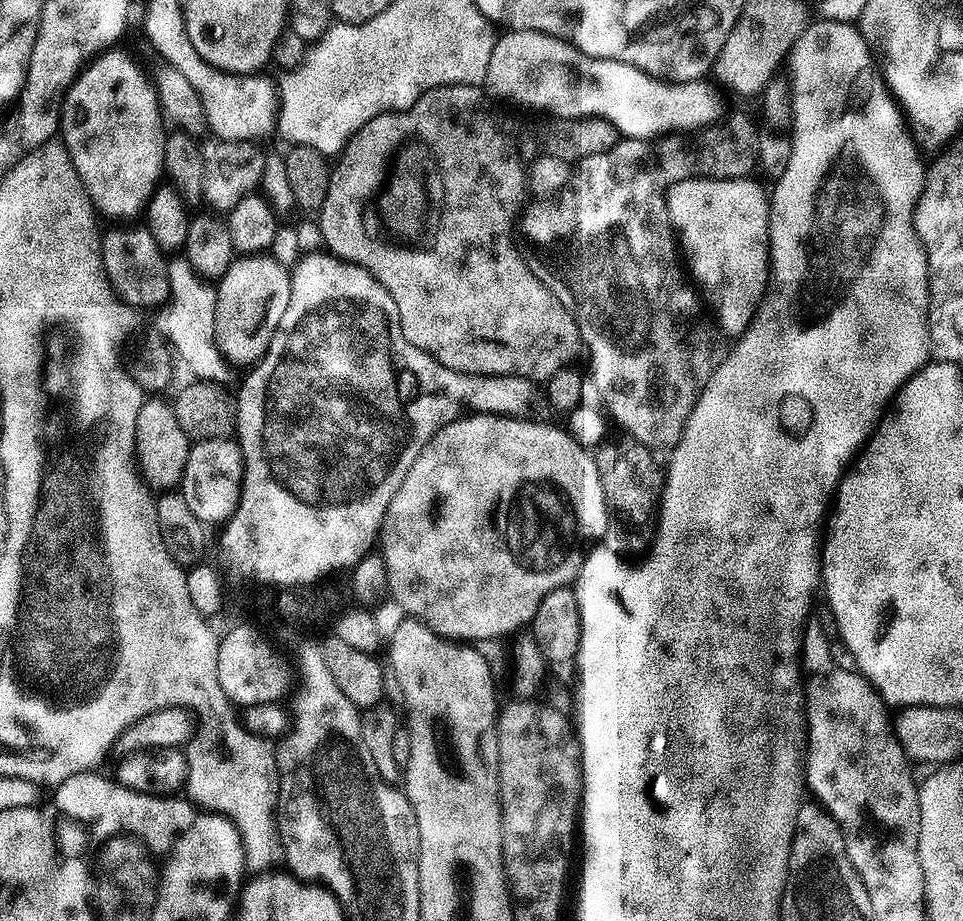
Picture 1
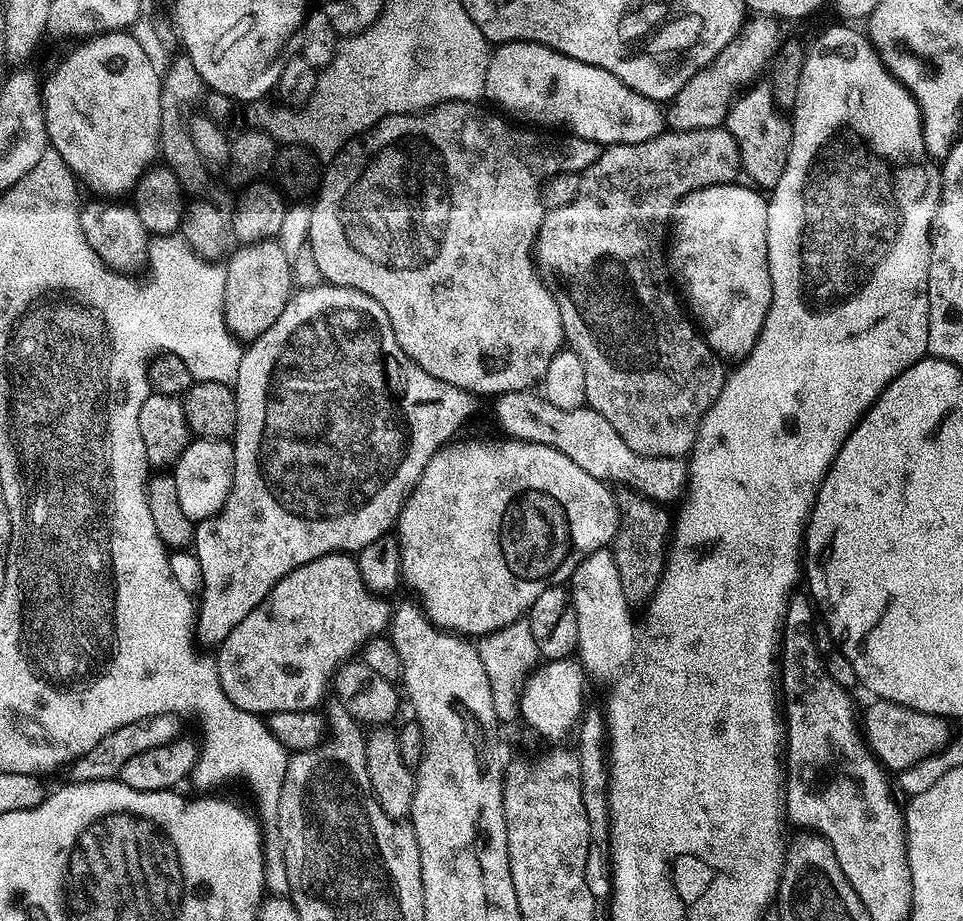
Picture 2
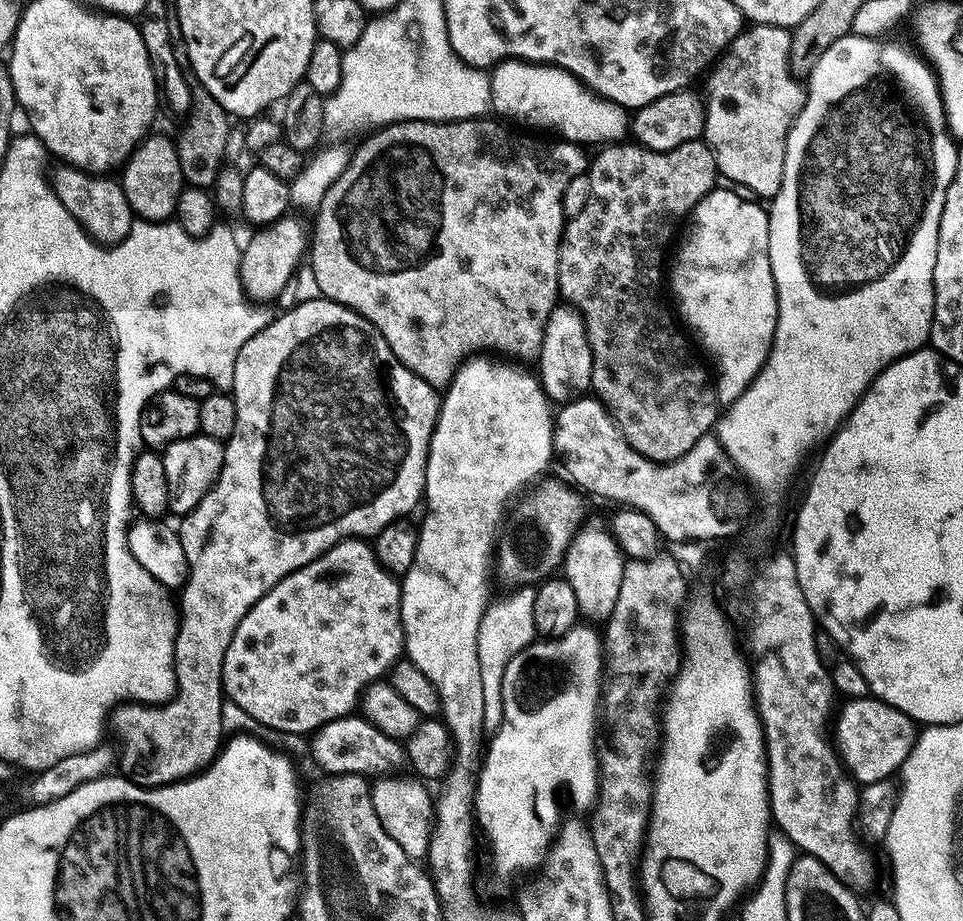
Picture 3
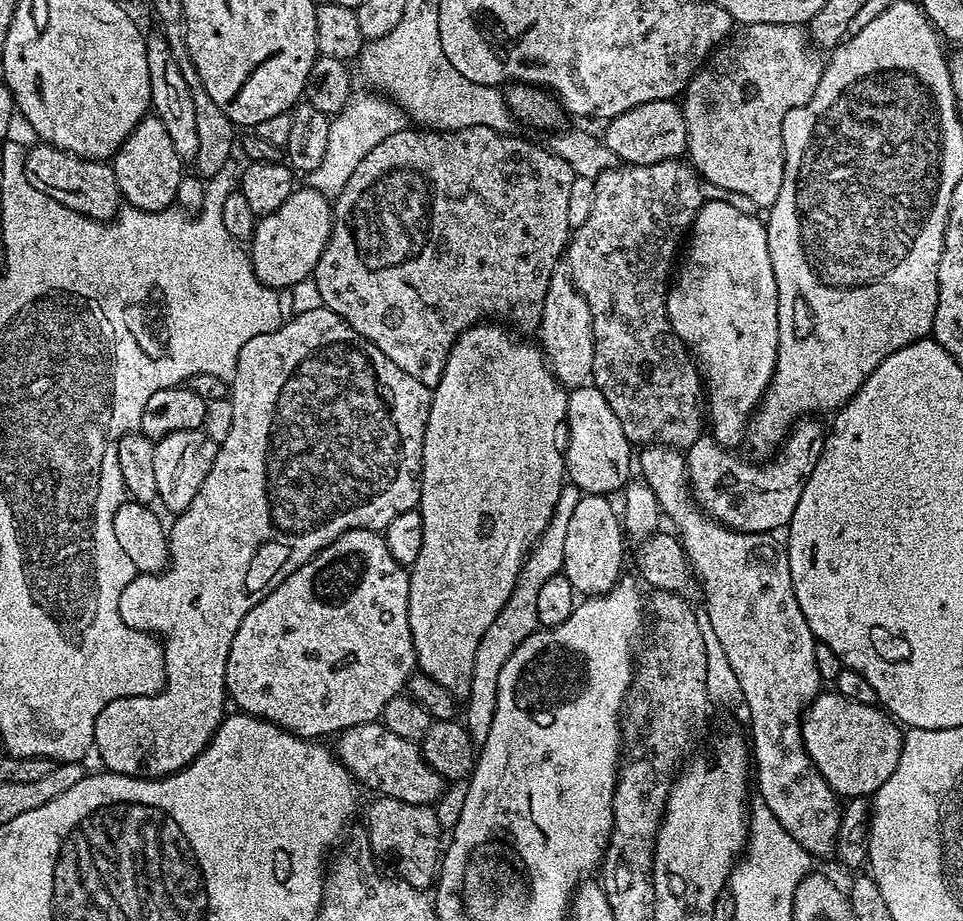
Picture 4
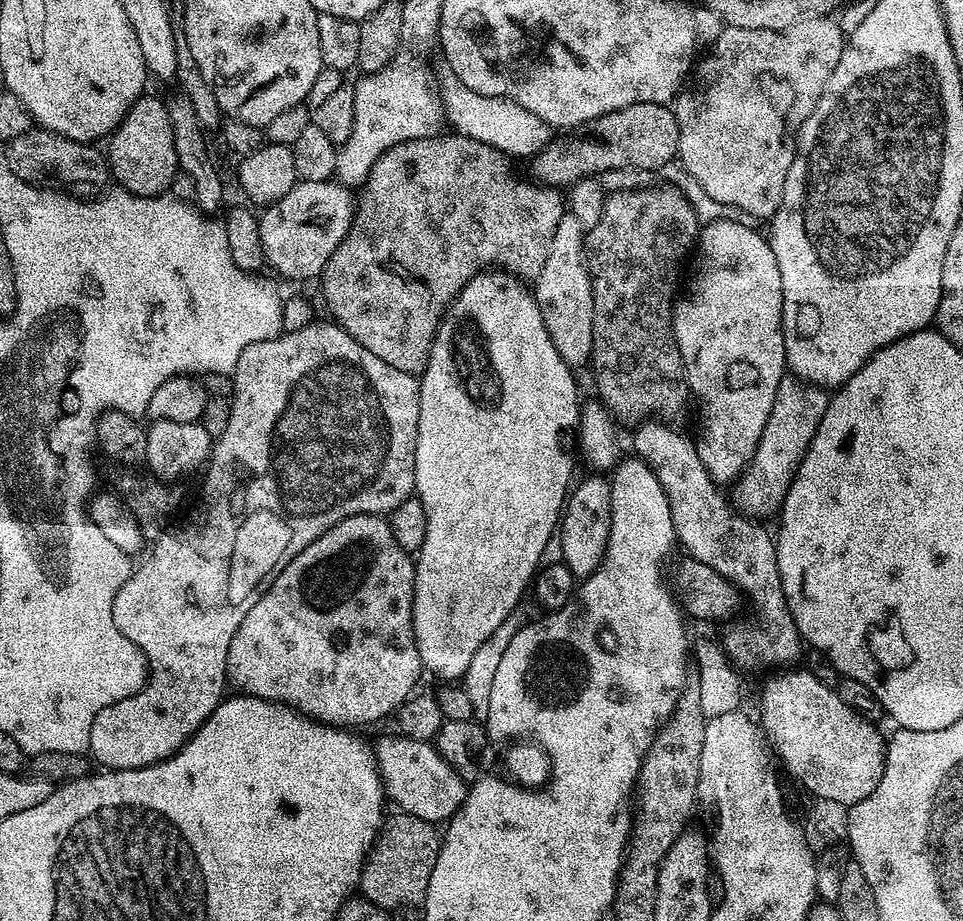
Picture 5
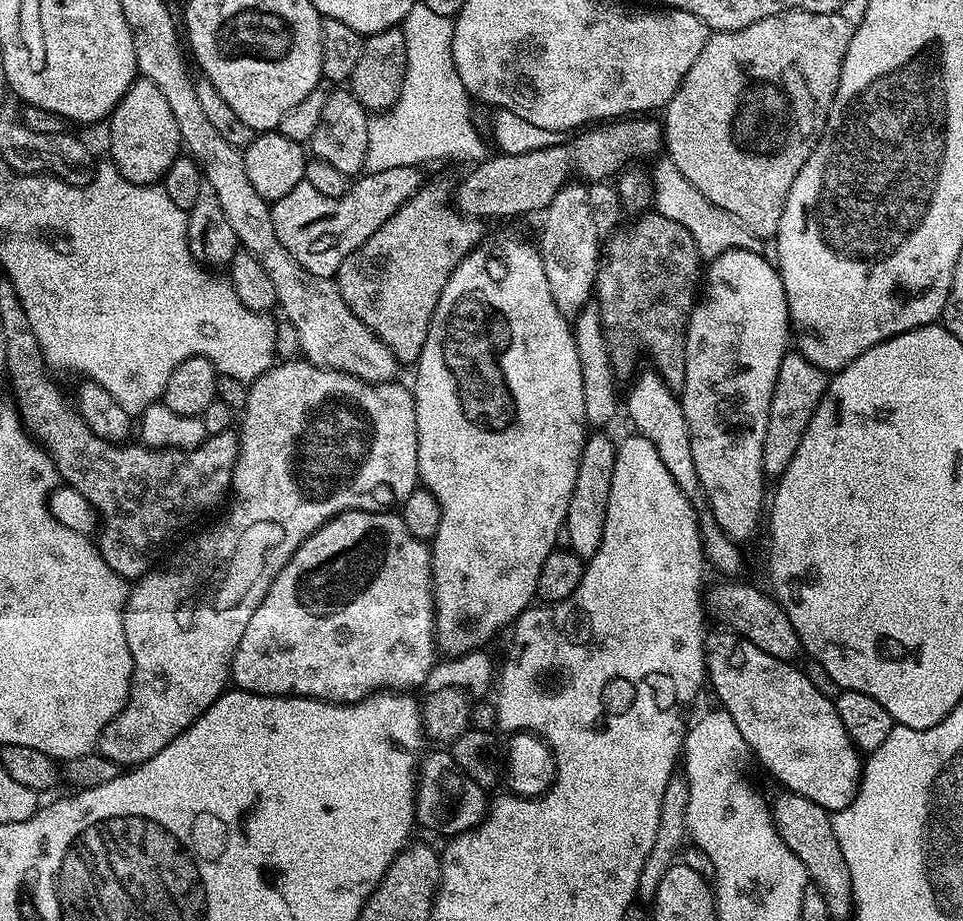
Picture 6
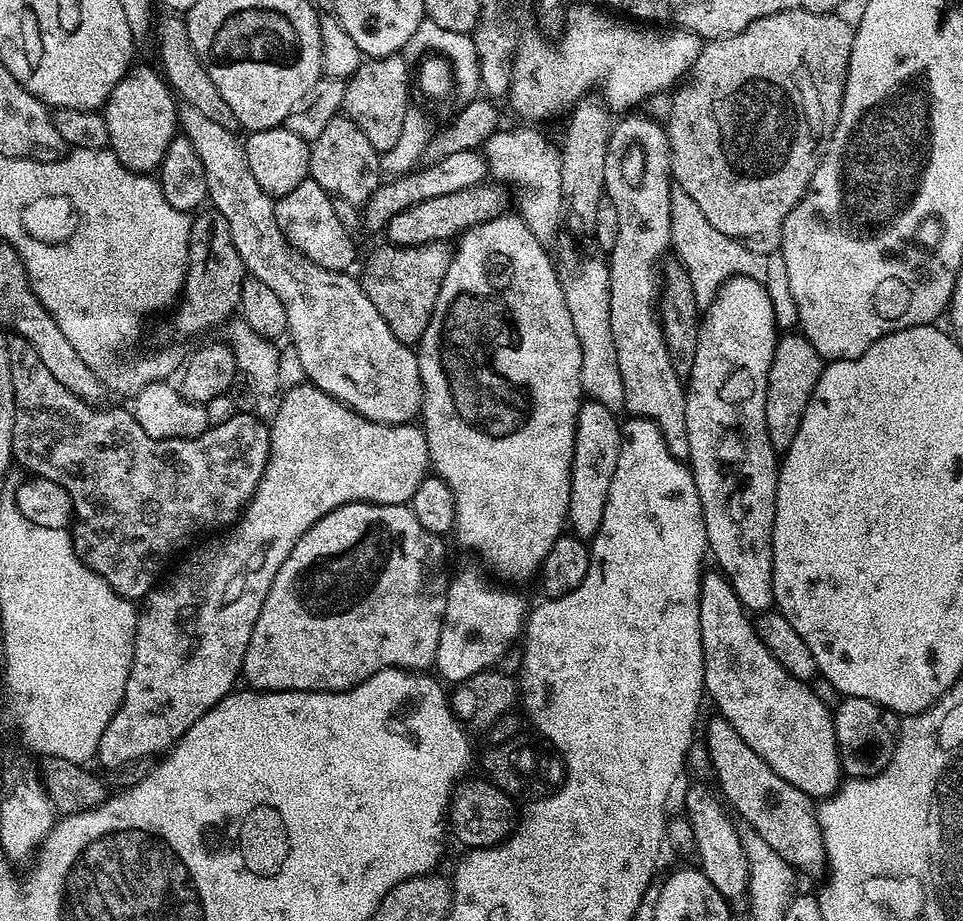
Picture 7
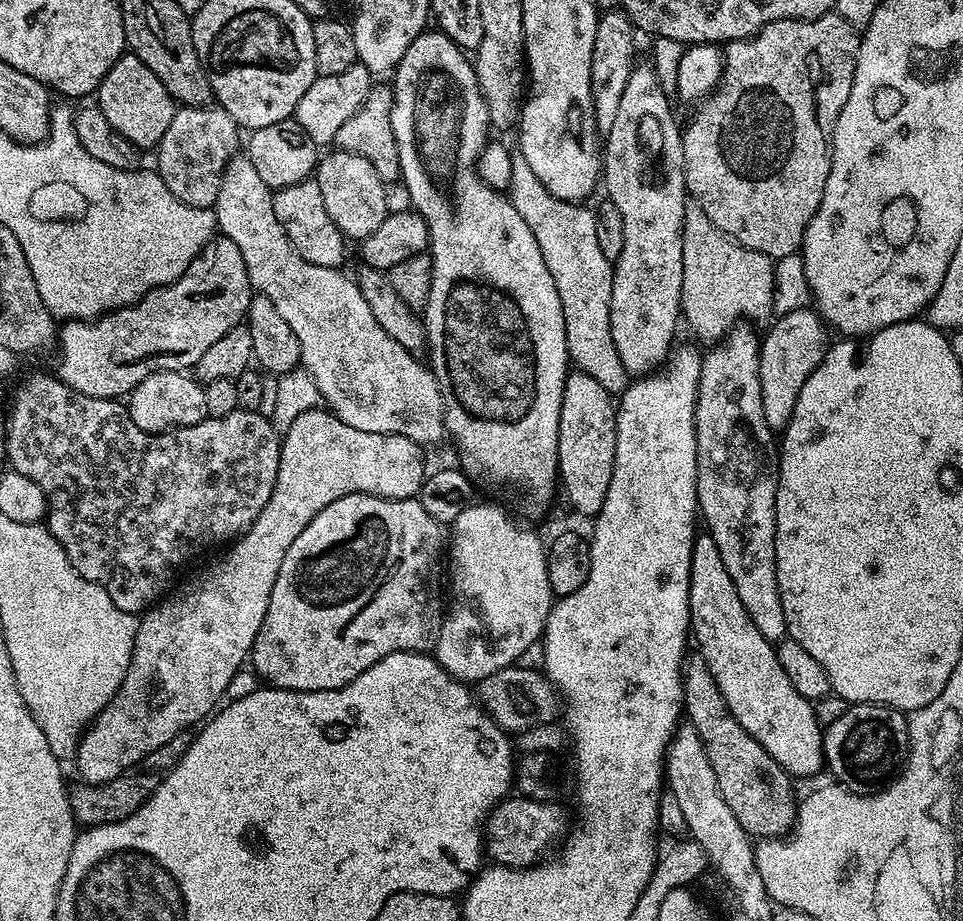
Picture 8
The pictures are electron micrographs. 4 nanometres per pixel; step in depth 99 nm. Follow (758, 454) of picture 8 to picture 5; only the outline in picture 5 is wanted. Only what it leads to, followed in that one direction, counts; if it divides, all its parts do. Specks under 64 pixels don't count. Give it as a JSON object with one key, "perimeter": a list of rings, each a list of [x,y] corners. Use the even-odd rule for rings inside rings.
{"perimeter":[[[717,218],[710,224],[712,236],[708,230],[701,231],[699,241],[708,242],[712,238],[712,244],[704,248],[704,260],[696,264],[696,273],[688,284],[688,293],[681,295],[675,301],[672,310],[672,329],[674,338],[678,342],[678,350],[684,359],[684,375],[688,378],[688,391],[700,403],[700,440],[695,441],[698,454],[717,485],[728,486],[739,477],[751,465],[752,455],[756,453],[756,443],[762,438],[762,430],[766,422],[774,414],[776,407],[776,391],[780,381],[786,375],[786,361],[784,359],[784,330],[782,327],[782,274],[778,274],[778,262],[774,258],[774,250],[767,239],[764,240],[752,228],[739,224],[736,220],[724,220]]]}

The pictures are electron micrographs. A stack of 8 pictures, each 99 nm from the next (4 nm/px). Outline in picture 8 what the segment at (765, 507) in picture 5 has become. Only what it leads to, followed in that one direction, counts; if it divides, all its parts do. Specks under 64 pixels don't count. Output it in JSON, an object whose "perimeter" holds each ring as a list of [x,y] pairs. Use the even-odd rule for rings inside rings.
{"perimeter":[[[804,307],[794,310],[793,313],[786,313],[784,316],[777,316],[767,325],[760,341],[760,381],[762,382],[762,414],[766,418],[766,426],[772,429],[773,433],[783,433],[784,428],[790,422],[794,414],[794,406],[802,394],[802,386],[806,386],[806,378],[814,374],[816,367],[824,361],[824,355],[827,354],[830,347],[828,335],[829,329],[823,320],[820,319],[820,313],[811,307]]]}

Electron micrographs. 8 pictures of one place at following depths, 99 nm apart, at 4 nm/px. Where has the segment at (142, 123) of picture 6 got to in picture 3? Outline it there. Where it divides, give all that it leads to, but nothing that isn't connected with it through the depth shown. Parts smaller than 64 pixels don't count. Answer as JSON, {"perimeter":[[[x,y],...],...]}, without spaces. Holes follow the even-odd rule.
{"perimeter":[[[149,134],[141,140],[128,161],[122,165],[122,183],[126,202],[130,202],[133,213],[144,222],[168,222],[173,219],[180,191],[186,187],[182,166],[178,162],[176,141],[170,135]]]}

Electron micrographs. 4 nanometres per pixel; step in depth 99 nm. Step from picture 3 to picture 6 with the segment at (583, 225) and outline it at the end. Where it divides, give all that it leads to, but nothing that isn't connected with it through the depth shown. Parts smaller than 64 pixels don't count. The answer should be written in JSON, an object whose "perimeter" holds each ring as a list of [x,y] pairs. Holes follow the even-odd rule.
{"perimeter":[[[655,210],[645,211],[637,216],[640,217],[628,229],[625,227],[613,232],[607,241],[602,252],[600,269],[596,271],[594,300],[600,309],[613,372],[635,373],[636,359],[641,352],[644,356],[652,356],[651,367],[670,387],[680,390],[683,389],[686,378],[688,316],[698,299],[698,285],[702,280],[702,257],[685,226],[660,216]]]}

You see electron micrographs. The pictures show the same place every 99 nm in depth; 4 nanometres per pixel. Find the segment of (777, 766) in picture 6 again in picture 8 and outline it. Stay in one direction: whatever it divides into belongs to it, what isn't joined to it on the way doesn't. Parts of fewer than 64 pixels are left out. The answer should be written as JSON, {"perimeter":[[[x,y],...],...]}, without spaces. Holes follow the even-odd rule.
{"perimeter":[[[707,534],[697,535],[690,558],[690,629],[694,644],[700,647],[699,659],[706,662],[708,672],[718,682],[718,690],[722,698],[726,698],[726,706],[734,718],[738,718],[738,726],[750,734],[778,762],[789,776],[812,776],[819,768],[825,767],[824,733],[822,720],[816,717],[813,701],[802,698],[798,690],[794,690],[794,682],[786,674],[786,670],[778,662],[773,641],[767,640],[754,626],[750,614],[746,614],[746,606],[742,606],[742,598],[738,598],[738,590],[734,590],[734,578],[726,571],[726,562],[722,562],[722,554],[718,554],[718,542]]]}

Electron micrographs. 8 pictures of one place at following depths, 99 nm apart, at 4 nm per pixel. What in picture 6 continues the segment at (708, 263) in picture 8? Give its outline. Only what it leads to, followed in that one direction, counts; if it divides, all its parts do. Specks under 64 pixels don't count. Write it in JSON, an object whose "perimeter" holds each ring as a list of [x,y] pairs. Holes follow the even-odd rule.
{"perimeter":[[[667,158],[661,160],[654,170],[652,169],[653,207],[660,216],[678,222],[690,231],[703,259],[716,259],[730,248],[761,251],[763,241],[759,237],[753,235],[739,220],[733,219],[720,207],[714,206],[700,190],[695,190],[672,160]]]}

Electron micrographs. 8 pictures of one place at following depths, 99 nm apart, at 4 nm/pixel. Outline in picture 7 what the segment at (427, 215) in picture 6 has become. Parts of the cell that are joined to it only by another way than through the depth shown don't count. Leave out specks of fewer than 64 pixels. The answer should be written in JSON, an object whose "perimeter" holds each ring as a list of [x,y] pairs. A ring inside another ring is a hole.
{"perimeter":[[[443,240],[409,248],[398,248],[389,243],[383,247],[369,254],[364,264],[364,273],[358,276],[360,285],[366,298],[374,302],[378,314],[382,314],[386,326],[390,326],[394,338],[409,346],[419,345],[424,327],[430,322],[438,302],[438,290],[442,286],[442,278],[446,278],[453,249]]]}

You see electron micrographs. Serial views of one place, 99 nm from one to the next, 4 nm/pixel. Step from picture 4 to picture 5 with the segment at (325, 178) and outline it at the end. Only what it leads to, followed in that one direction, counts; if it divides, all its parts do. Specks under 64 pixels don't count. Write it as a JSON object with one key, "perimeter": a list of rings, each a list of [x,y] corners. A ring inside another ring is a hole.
{"perimeter":[[[401,51],[396,59],[386,65],[382,71],[364,74],[359,78],[361,80],[354,84],[354,122],[352,129],[348,131],[348,137],[344,139],[343,144],[339,145],[334,175],[335,179],[349,190],[363,185],[374,162],[378,162],[378,158],[386,154],[386,150],[390,150],[395,144],[437,135],[443,129],[440,127],[445,127],[446,124],[444,109],[437,89],[434,87],[434,76],[432,80],[423,58],[418,53]]]}

